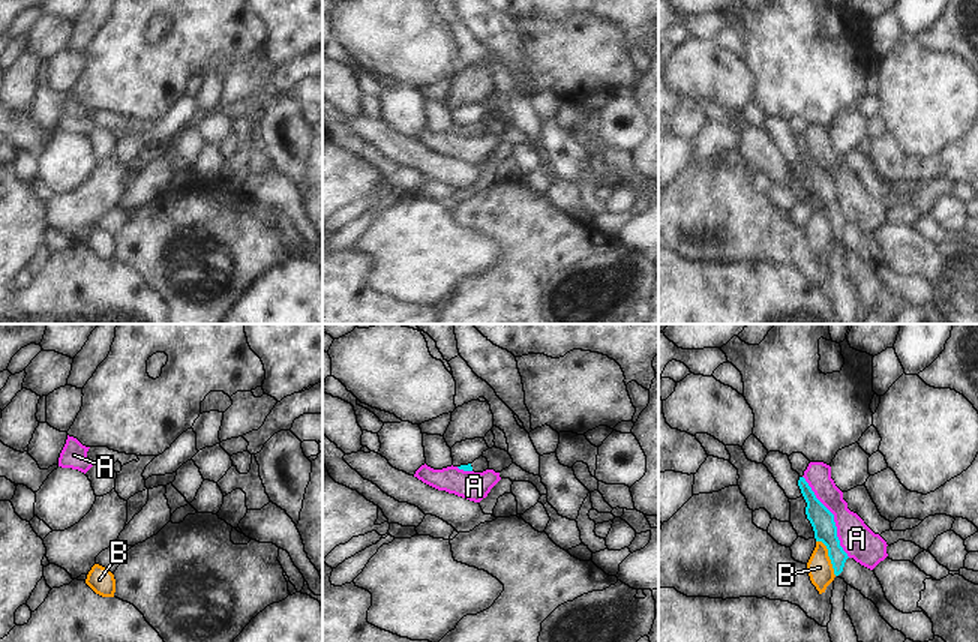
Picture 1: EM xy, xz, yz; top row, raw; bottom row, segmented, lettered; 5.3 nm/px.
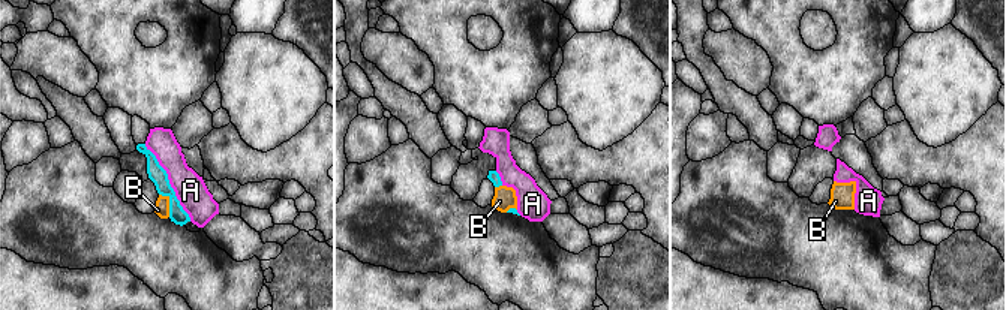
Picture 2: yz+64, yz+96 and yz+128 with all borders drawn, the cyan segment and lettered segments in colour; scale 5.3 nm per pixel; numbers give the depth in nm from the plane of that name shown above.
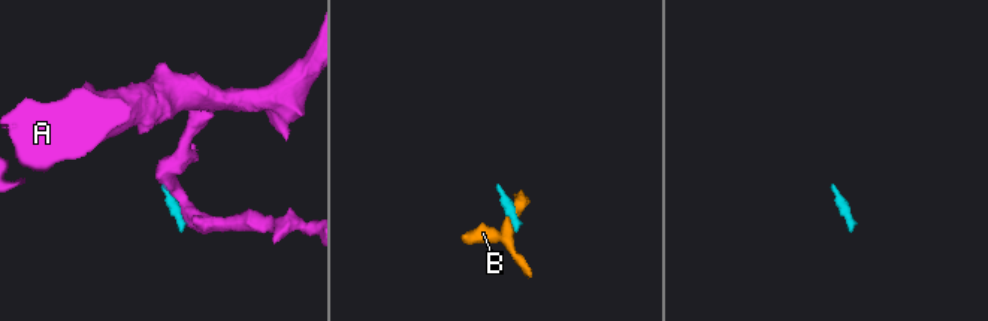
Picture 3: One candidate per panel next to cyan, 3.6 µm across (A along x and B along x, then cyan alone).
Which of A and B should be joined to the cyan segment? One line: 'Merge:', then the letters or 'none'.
Merge: none

